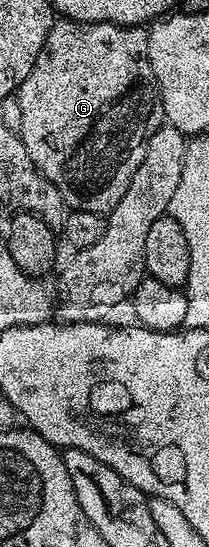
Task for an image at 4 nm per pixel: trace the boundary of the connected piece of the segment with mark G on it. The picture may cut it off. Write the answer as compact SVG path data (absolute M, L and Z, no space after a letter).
M66 18L56 19L55 25L49 30L45 38L45 46L41 54L37 54L37 62L33 70L29 70L29 78L25 78L23 85L17 89L17 99L21 106L21 126L19 136L25 142L25 150L29 150L29 158L37 166L37 170L61 194L61 198L67 203L68 209L77 212L98 212L106 214L112 212L121 202L121 194L129 190L129 182L133 182L133 174L137 174L137 166L145 159L149 138L159 128L164 127L163 99L159 96L159 88L155 85L153 66L149 62L149 46L147 45L148 29L143 26L128 26L126 24L81 24Z

